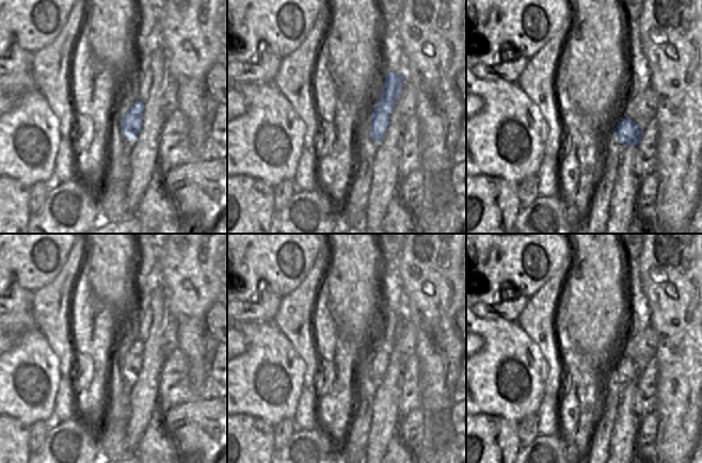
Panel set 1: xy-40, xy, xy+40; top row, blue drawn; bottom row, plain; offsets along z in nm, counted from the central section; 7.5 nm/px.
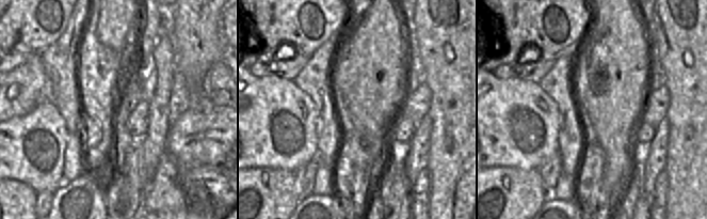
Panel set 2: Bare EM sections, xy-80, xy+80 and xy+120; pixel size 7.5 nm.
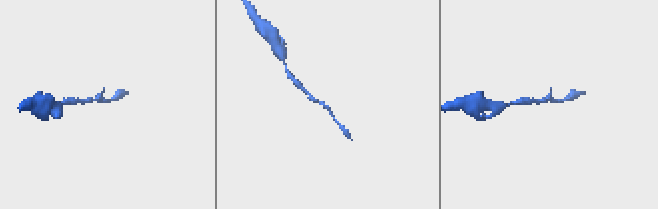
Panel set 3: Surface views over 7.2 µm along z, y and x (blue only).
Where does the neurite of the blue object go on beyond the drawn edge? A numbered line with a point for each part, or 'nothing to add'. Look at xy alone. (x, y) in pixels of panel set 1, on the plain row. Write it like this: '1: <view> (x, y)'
nothing to add

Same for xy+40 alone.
nothing to add

